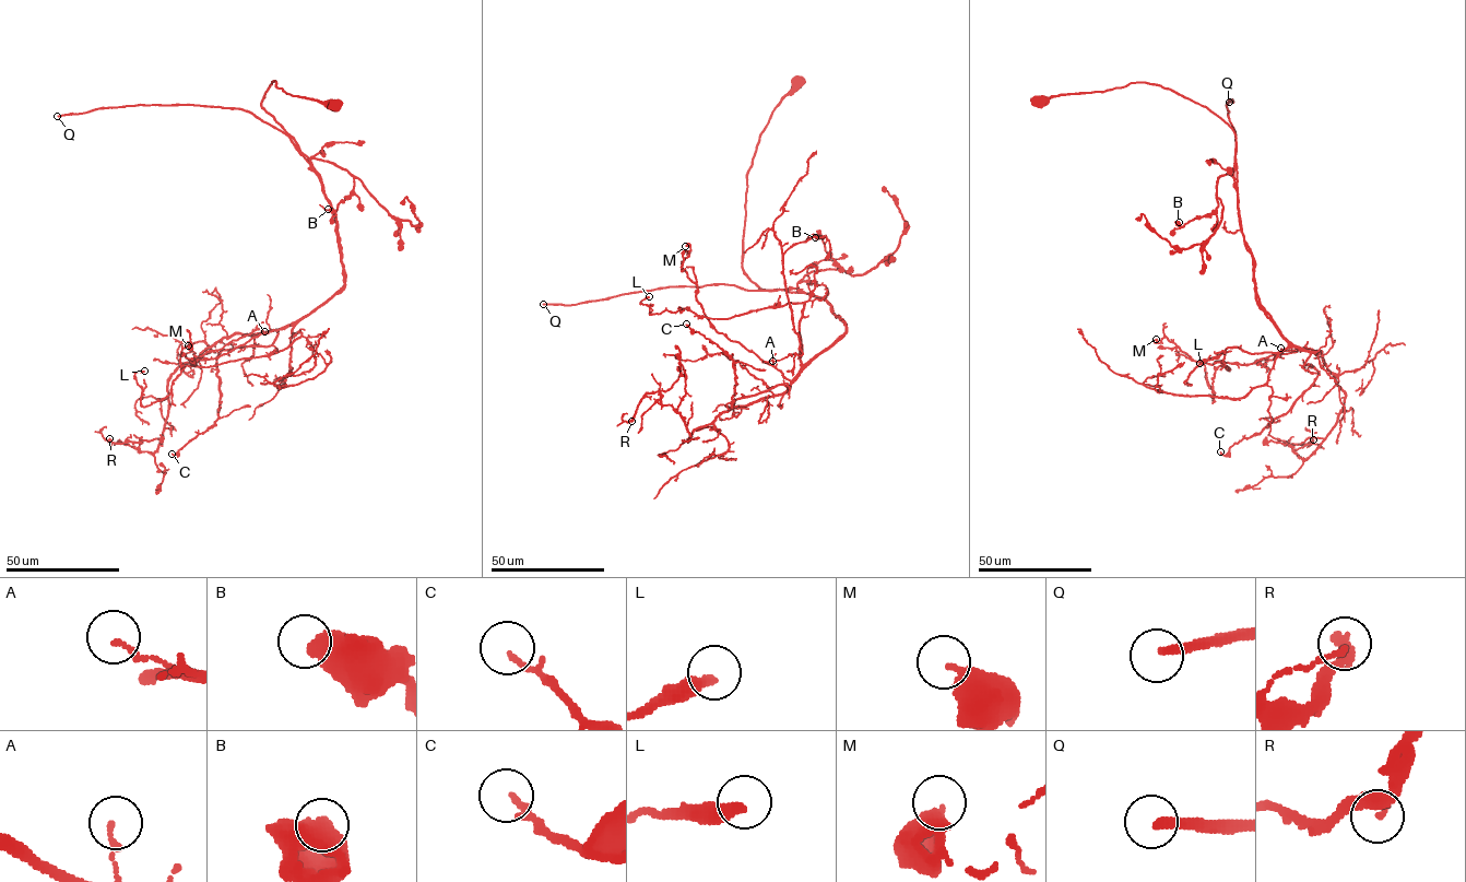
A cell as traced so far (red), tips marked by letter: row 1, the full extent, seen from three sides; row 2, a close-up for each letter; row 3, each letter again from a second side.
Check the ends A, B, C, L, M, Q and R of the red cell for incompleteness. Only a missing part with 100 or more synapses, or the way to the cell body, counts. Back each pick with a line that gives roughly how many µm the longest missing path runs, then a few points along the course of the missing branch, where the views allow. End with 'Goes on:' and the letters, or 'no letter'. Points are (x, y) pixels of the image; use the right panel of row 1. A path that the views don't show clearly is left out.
Q: missing 300 µm; course (1229, 102), (1203, 101), (1189, 141), (1195, 154), (1238, 133), (1301, 122), (1322, 169), (1287, 210), (1246, 222)
Goes on: Q

